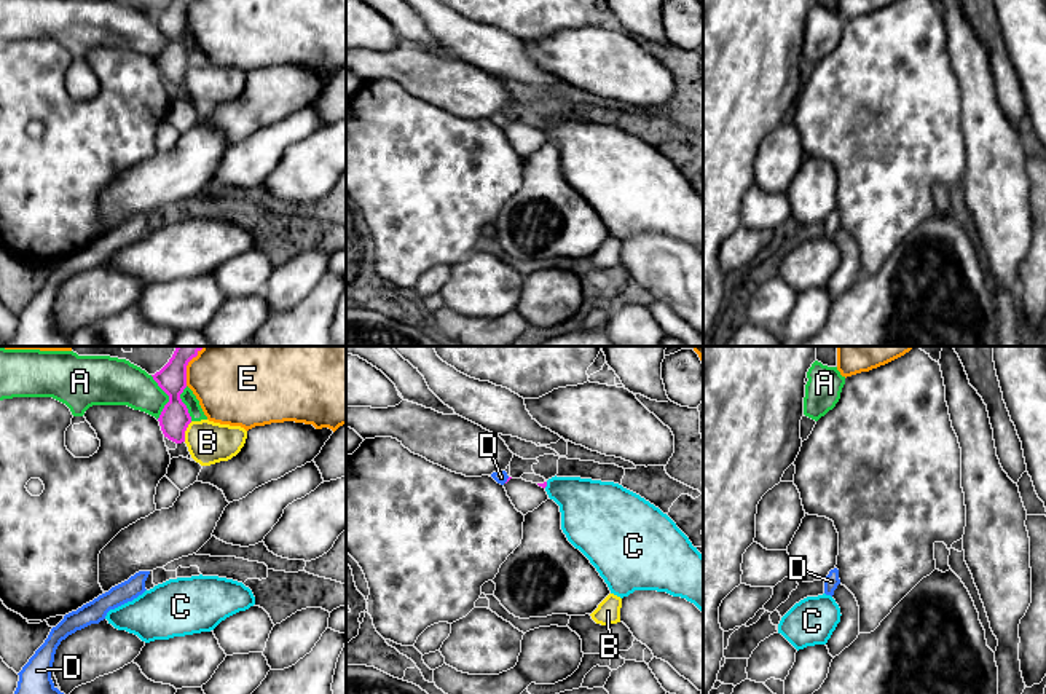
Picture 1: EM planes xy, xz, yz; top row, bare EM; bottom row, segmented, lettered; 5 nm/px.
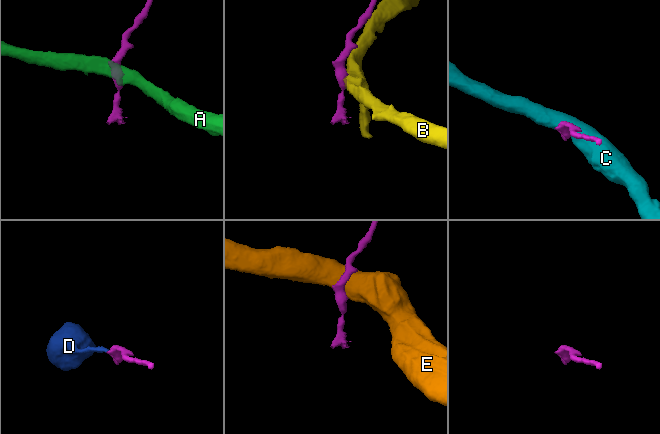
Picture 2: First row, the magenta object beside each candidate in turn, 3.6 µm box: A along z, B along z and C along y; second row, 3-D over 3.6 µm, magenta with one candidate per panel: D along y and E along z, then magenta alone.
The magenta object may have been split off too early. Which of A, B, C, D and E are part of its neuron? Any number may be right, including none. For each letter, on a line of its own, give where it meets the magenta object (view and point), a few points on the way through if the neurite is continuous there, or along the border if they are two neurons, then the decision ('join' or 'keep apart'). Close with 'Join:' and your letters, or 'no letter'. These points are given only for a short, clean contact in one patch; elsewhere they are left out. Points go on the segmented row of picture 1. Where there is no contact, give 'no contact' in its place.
A: contact xy (169, 398); border xy (150, 375), (168, 396), (168, 402), (158, 418); keep apart
B: contact xy (185, 429); border xy (192, 421), (184, 441); keep apart
C: contact xz (546, 485); border xz (547, 482), (544, 487); keep apart
D: contact xz (507, 481); way xz (509, 477), (507, 481), (501, 477); join
E: contact xy (187, 364); border xy (203, 346), (187, 366), (185, 385); keep apart
Join: D

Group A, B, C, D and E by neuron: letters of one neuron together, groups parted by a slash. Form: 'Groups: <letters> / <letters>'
Groups: A E / B / C / D

